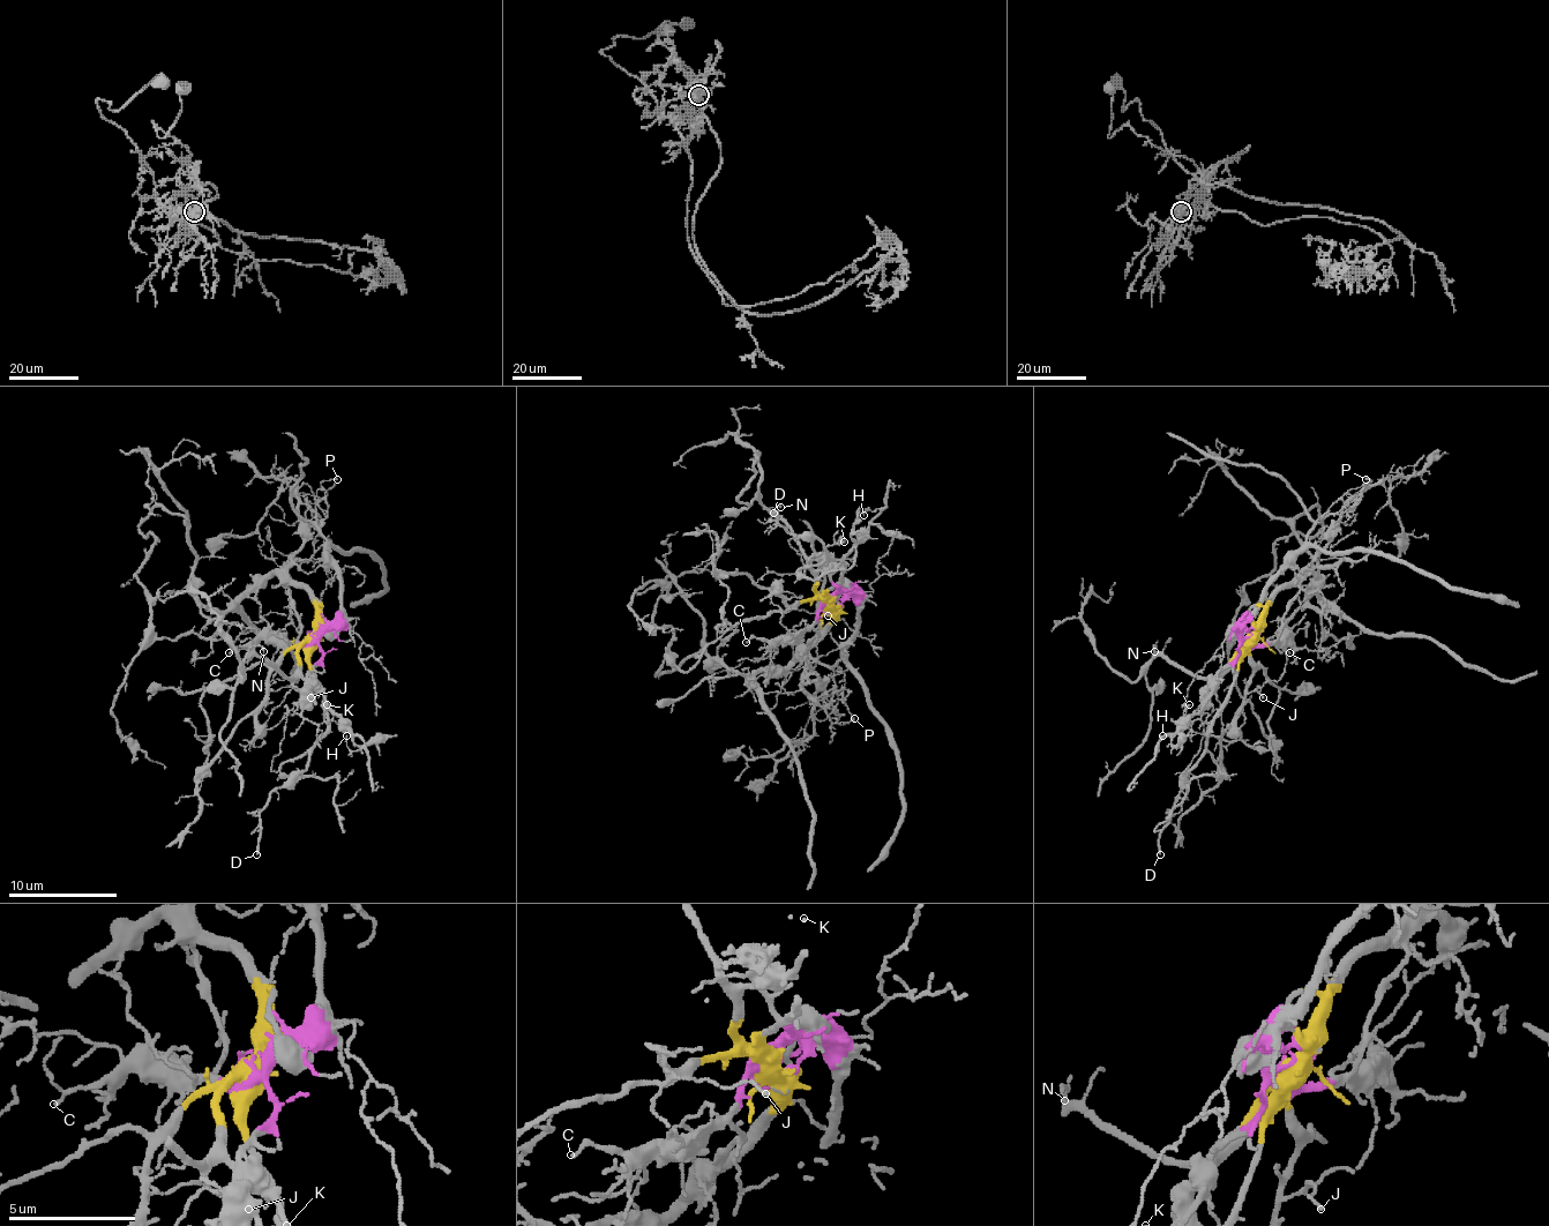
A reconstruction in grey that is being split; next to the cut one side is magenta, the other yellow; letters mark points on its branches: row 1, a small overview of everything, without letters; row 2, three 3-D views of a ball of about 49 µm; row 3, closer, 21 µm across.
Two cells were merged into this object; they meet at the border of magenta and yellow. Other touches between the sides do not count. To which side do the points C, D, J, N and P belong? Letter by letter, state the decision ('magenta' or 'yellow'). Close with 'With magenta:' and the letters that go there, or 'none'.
C: magenta
D: yellow
J: magenta
N: yellow
P: magenta
With magenta: C, J, P

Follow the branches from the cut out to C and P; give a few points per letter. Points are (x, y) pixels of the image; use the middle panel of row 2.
C: (835, 604), (829, 596), (809, 626), (780, 637), (755, 637), (745, 642)
P: (835, 604), (839, 593), (847, 593), (855, 612), (855, 634), (837, 662), (831, 696), (837, 720), (853, 718)

